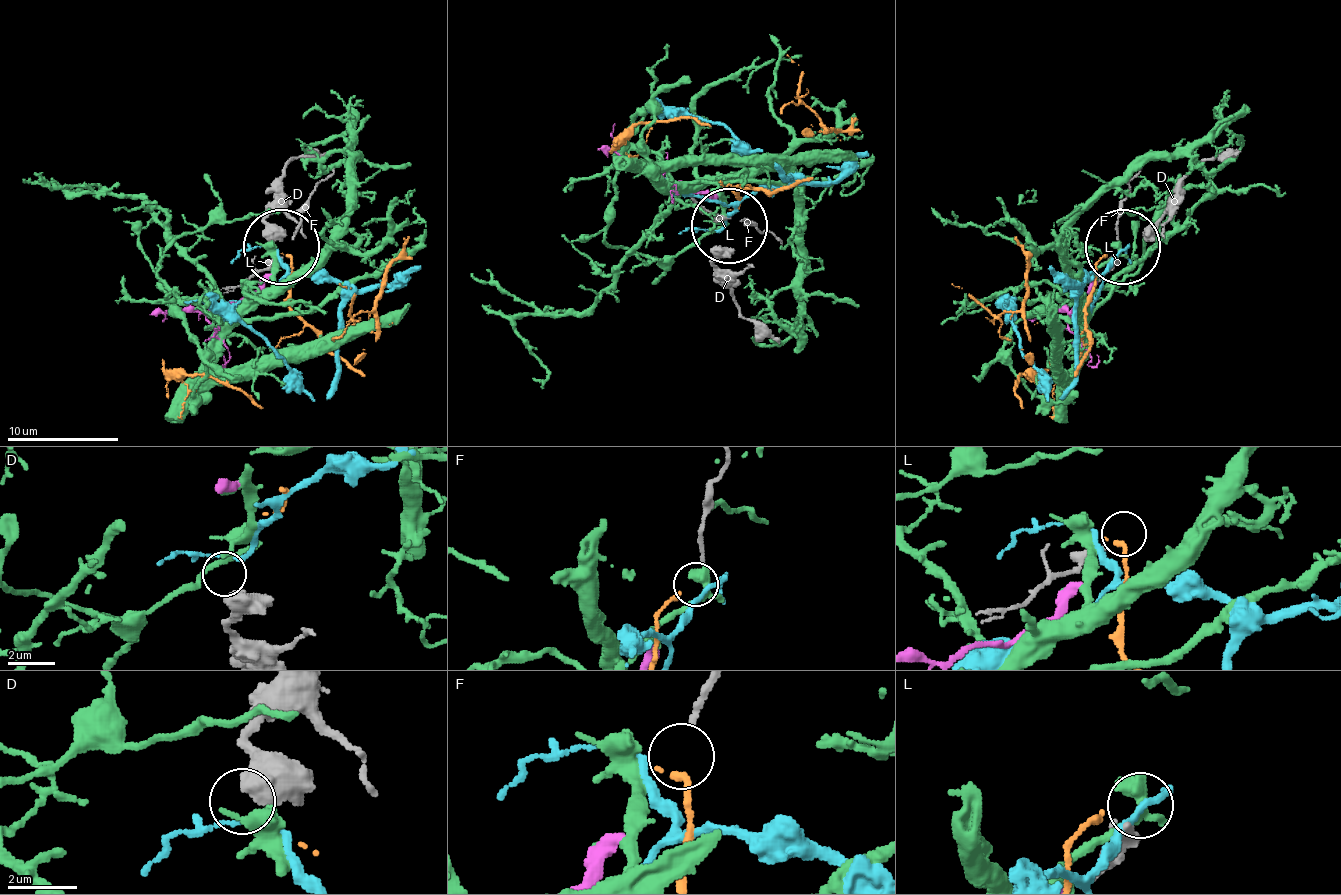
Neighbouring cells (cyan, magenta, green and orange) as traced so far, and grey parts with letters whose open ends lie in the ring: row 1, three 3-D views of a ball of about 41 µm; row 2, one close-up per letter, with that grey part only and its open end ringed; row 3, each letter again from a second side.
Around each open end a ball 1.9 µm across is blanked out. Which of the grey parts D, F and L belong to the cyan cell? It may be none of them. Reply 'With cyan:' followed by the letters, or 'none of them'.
With cyan: D

